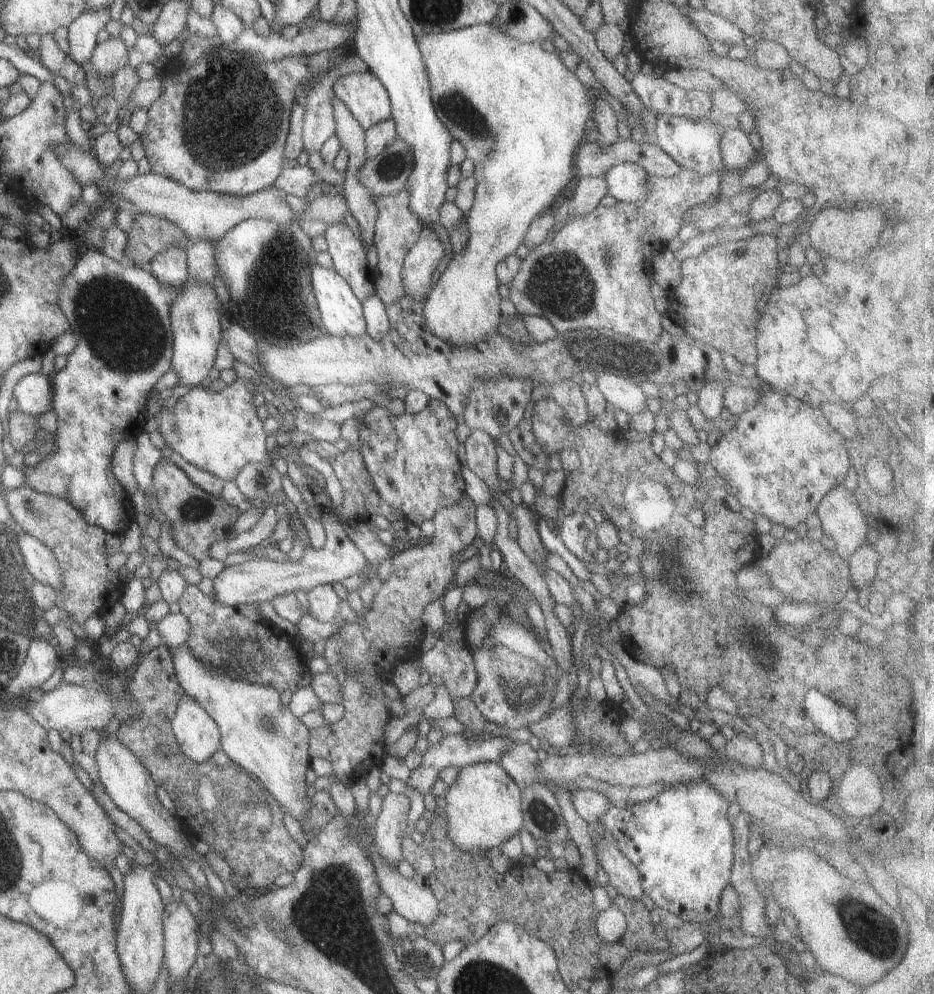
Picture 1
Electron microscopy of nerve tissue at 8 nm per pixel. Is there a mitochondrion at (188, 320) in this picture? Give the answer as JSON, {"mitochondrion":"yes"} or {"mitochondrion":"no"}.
{"mitochondrion":"yes"}

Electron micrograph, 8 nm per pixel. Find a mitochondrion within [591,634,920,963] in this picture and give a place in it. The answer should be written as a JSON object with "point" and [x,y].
{"point":[859,921]}

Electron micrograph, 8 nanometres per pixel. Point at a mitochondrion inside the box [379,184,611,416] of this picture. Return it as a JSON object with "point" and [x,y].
{"point":[565,282]}

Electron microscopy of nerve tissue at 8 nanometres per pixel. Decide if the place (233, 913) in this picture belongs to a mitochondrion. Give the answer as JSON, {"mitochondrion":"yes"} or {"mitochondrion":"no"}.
{"mitochondrion":"no"}

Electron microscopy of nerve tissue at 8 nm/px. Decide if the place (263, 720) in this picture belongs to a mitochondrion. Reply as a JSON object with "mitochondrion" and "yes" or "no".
{"mitochondrion":"yes"}

